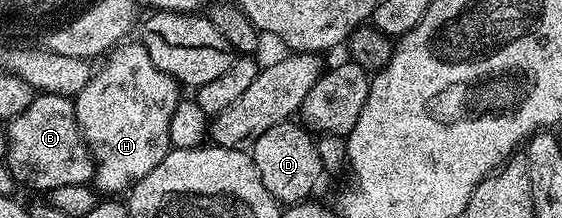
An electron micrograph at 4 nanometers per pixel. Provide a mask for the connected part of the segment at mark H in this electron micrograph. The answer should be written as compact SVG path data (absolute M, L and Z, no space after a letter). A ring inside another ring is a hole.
M123 43L118 46L110 54L109 60L103 67L103 70L94 72L89 83L75 96L75 114L77 115L77 123L79 129L83 133L83 138L87 141L87 146L91 149L91 156L95 158L95 175L93 178L93 185L96 190L102 191L107 195L119 195L119 192L130 190L131 186L136 181L145 179L145 175L149 175L149 171L153 171L153 167L157 167L157 163L161 163L161 159L165 159L165 155L170 153L173 146L171 143L171 136L169 135L169 123L173 119L173 111L177 107L177 103L181 100L180 86L169 75L165 75L153 63L153 59L149 59L149 55L145 51L142 43L135 43L135 45L127 45Z

